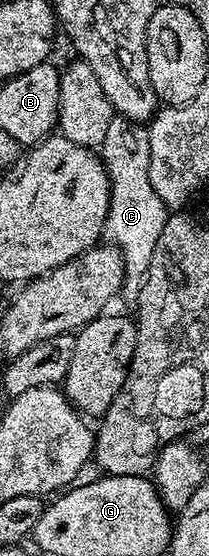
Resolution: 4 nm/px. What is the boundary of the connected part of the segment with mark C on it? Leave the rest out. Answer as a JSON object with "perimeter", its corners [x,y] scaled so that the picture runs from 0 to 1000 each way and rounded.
{"perimeter":[[[536,209],[483,263],[483,288],[531,342],[488,424],[531,432],[517,435],[569,450],[589,464],[593,507],[579,520],[593,529],[660,529],[684,496],[703,493],[732,444],[751,444],[751,430],[809,388],[804,371],[780,367],[751,344],[732,344],[732,329],[713,329],[718,284],[703,232],[679,223],[612,218],[603,210]]]}

